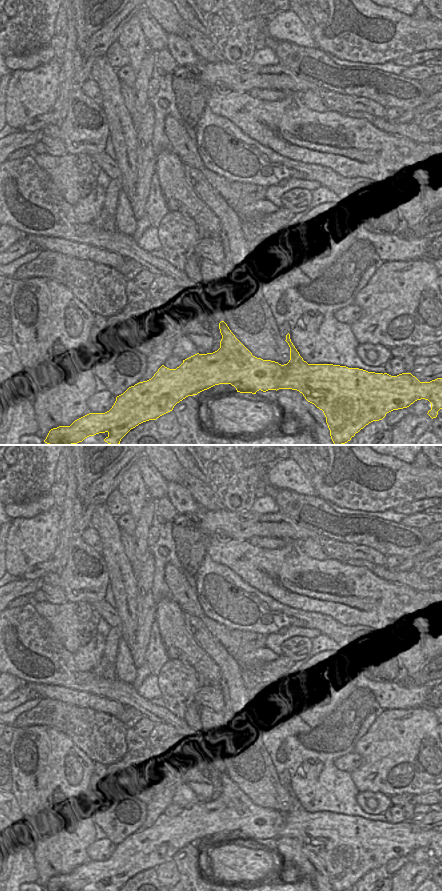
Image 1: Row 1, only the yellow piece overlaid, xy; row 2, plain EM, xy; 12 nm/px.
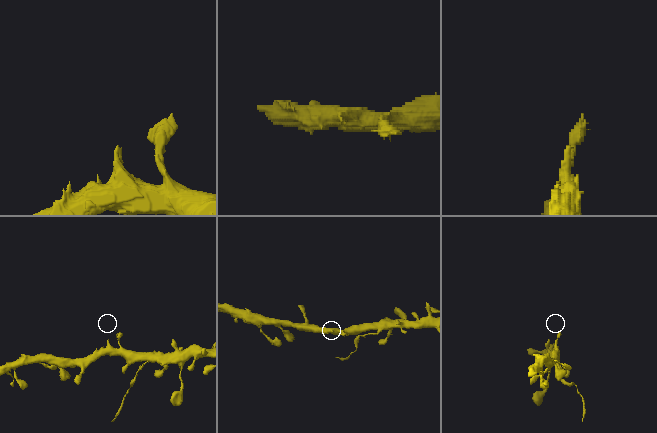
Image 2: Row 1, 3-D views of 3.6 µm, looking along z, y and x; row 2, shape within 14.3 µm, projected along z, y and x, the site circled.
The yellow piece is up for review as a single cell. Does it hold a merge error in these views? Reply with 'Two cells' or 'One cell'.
One cell

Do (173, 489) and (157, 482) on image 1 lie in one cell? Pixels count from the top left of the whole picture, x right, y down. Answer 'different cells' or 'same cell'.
different cells

